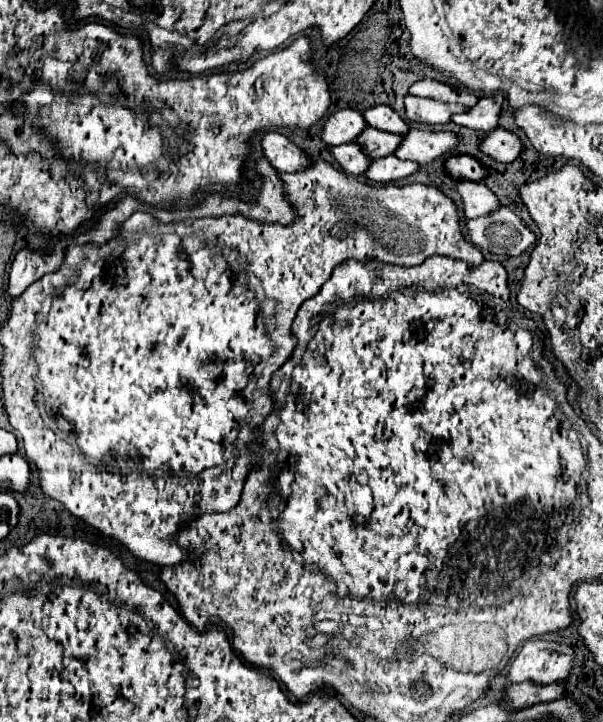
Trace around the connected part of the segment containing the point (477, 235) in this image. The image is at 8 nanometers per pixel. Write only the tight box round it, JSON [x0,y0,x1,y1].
[466,207,536,255]

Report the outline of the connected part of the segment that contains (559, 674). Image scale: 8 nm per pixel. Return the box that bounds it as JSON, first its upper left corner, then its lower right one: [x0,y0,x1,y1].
[506,641,574,685]

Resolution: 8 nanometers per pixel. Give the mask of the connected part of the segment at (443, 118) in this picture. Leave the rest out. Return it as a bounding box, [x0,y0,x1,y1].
[404,95,466,125]

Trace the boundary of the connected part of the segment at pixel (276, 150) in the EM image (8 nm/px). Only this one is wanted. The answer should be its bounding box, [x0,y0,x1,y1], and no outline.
[260,131,310,173]

